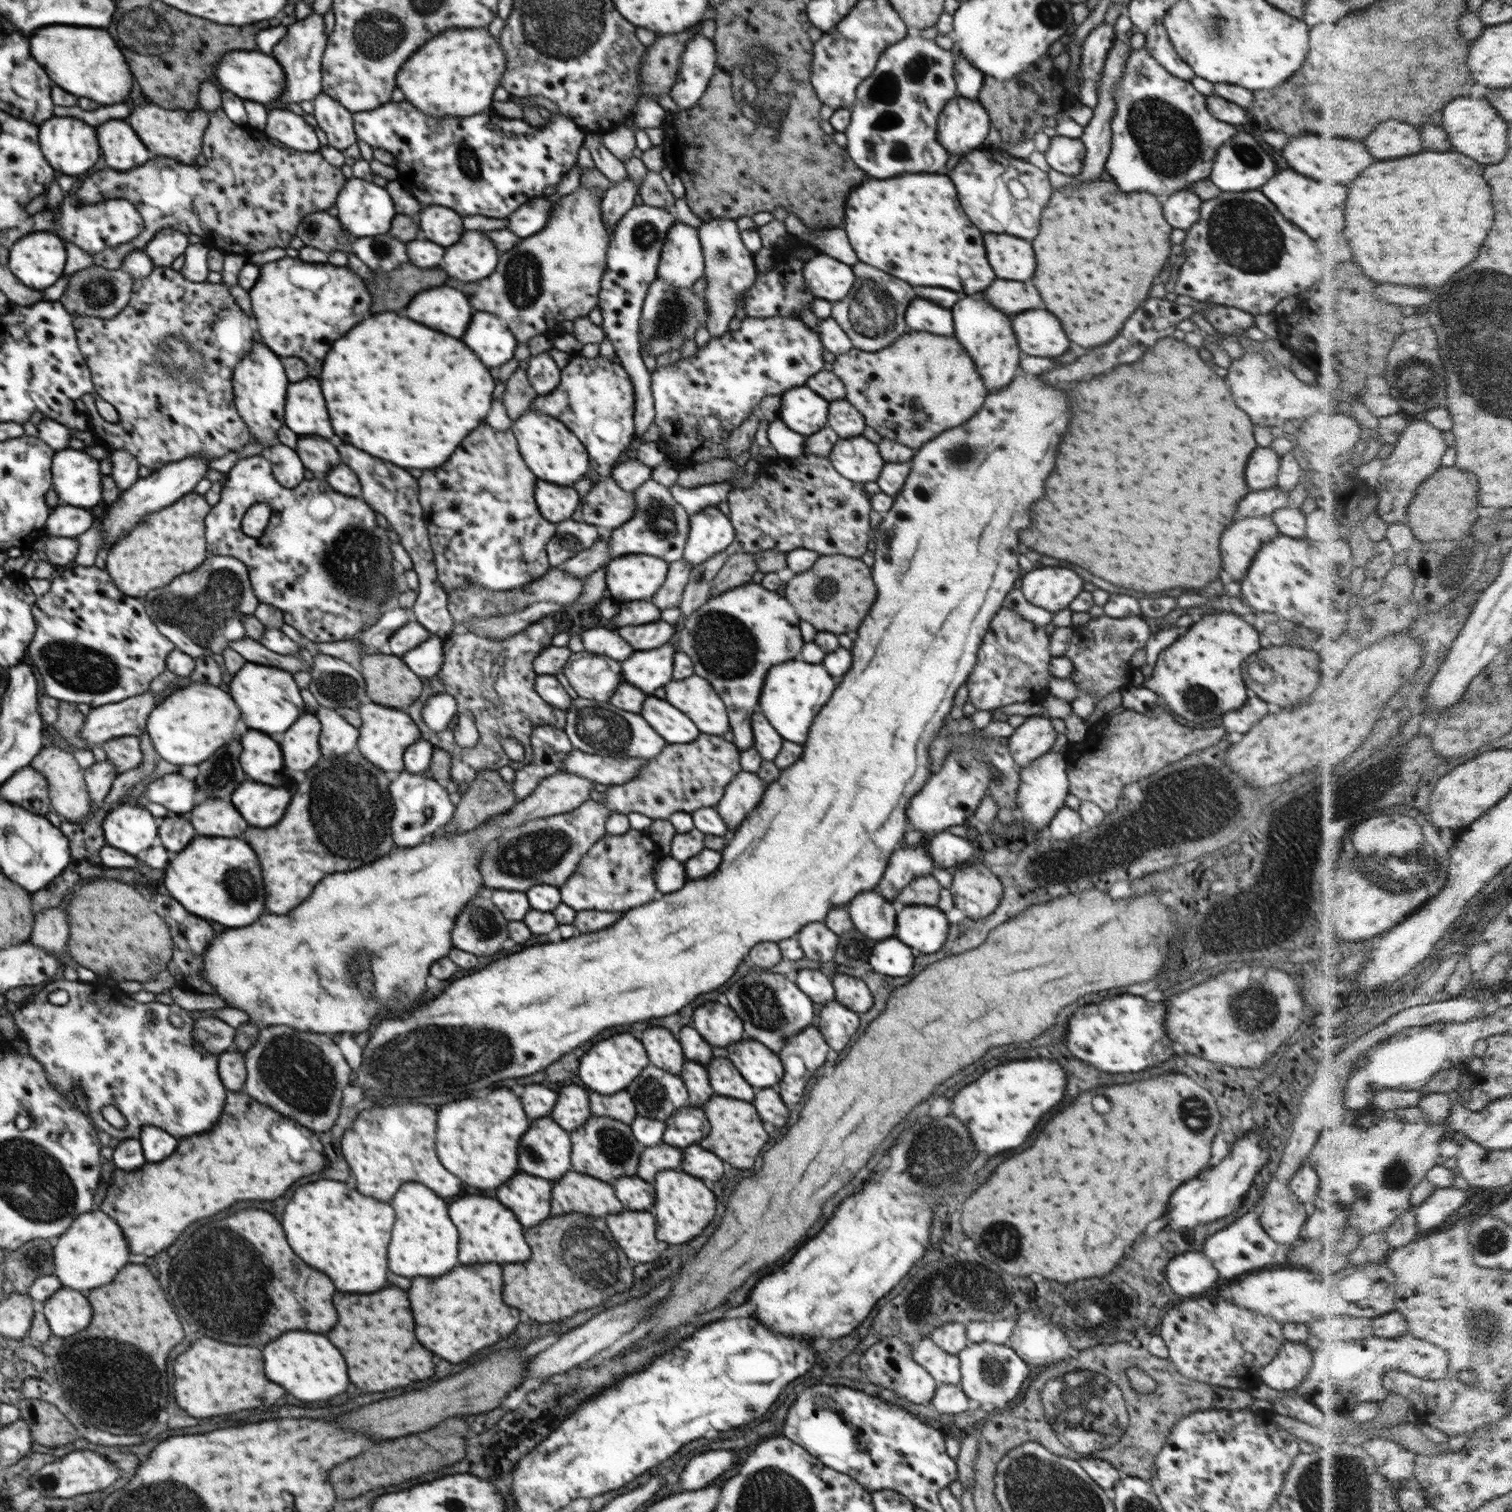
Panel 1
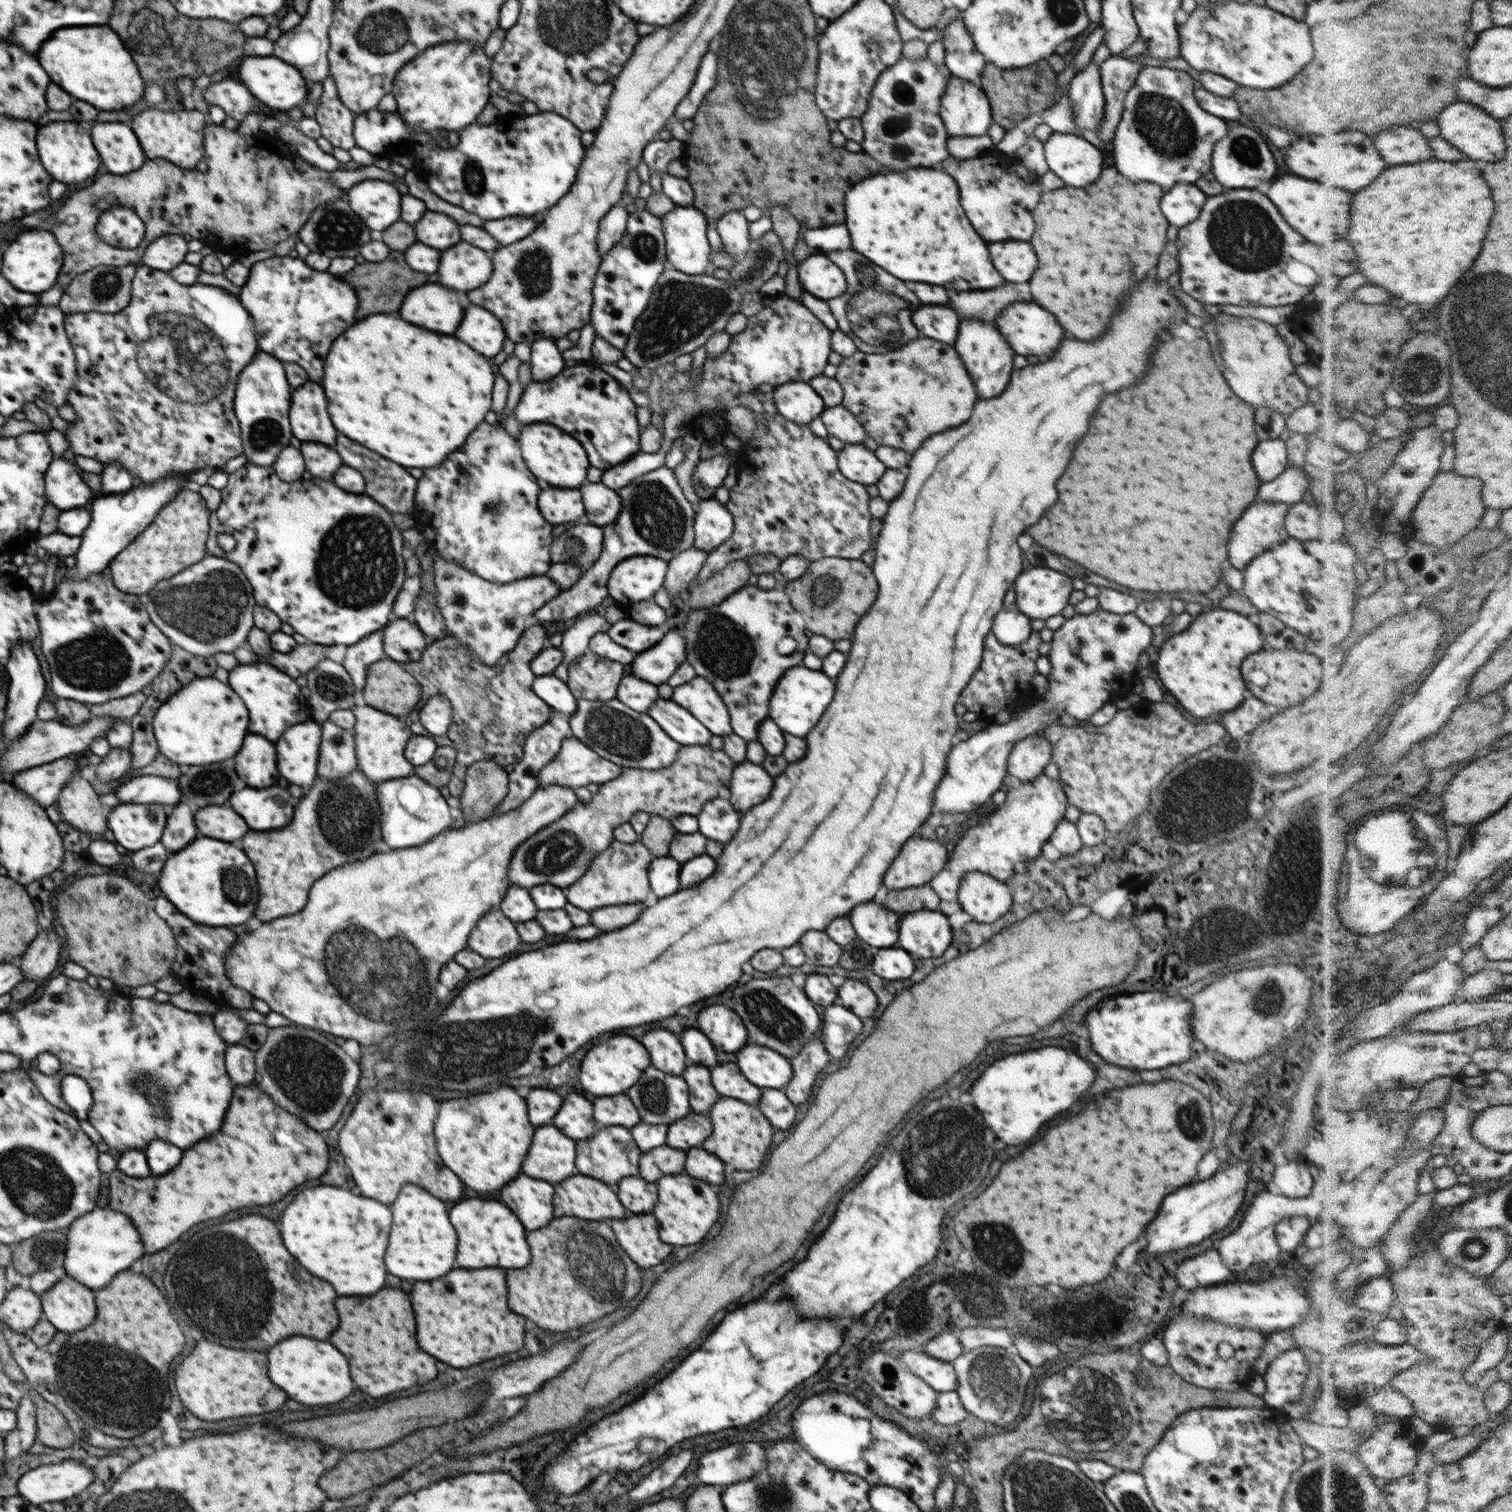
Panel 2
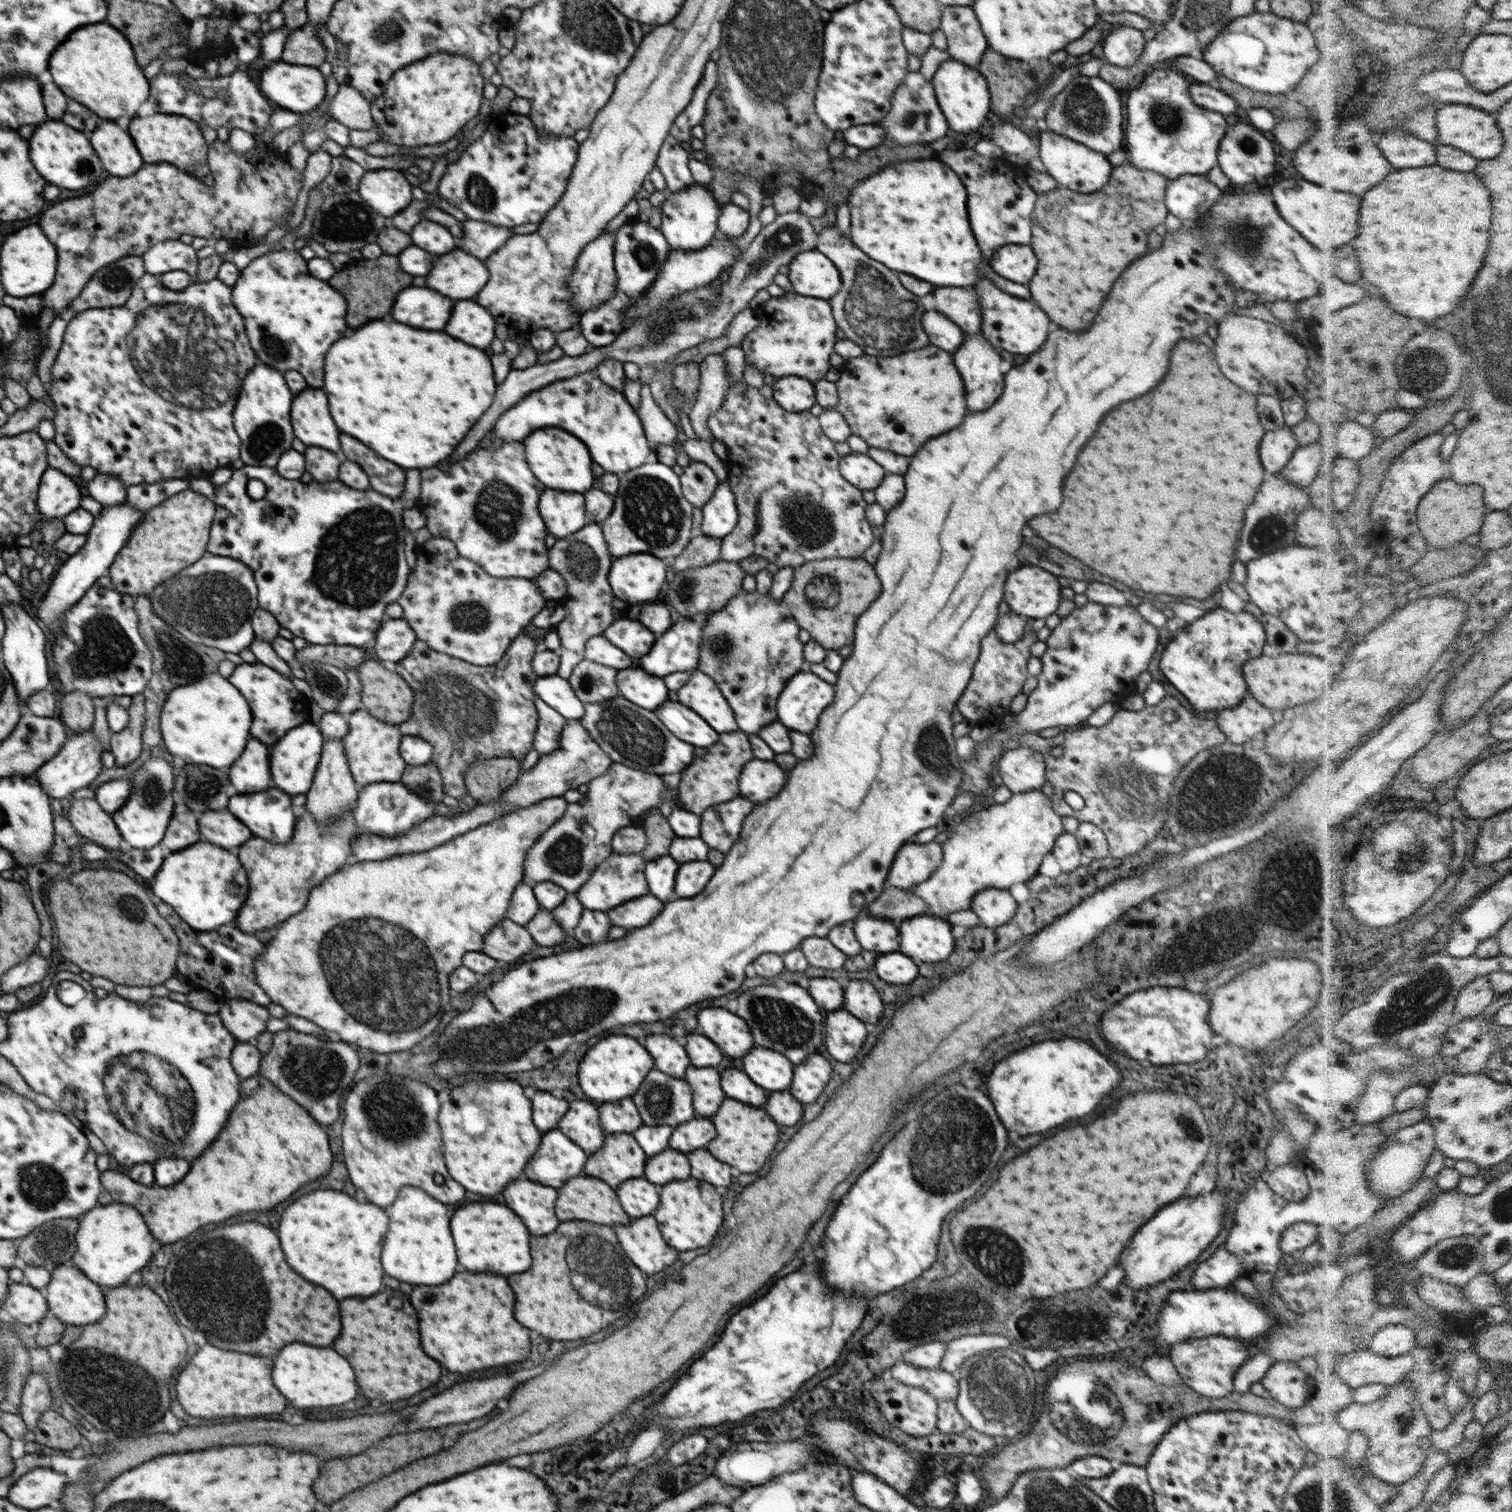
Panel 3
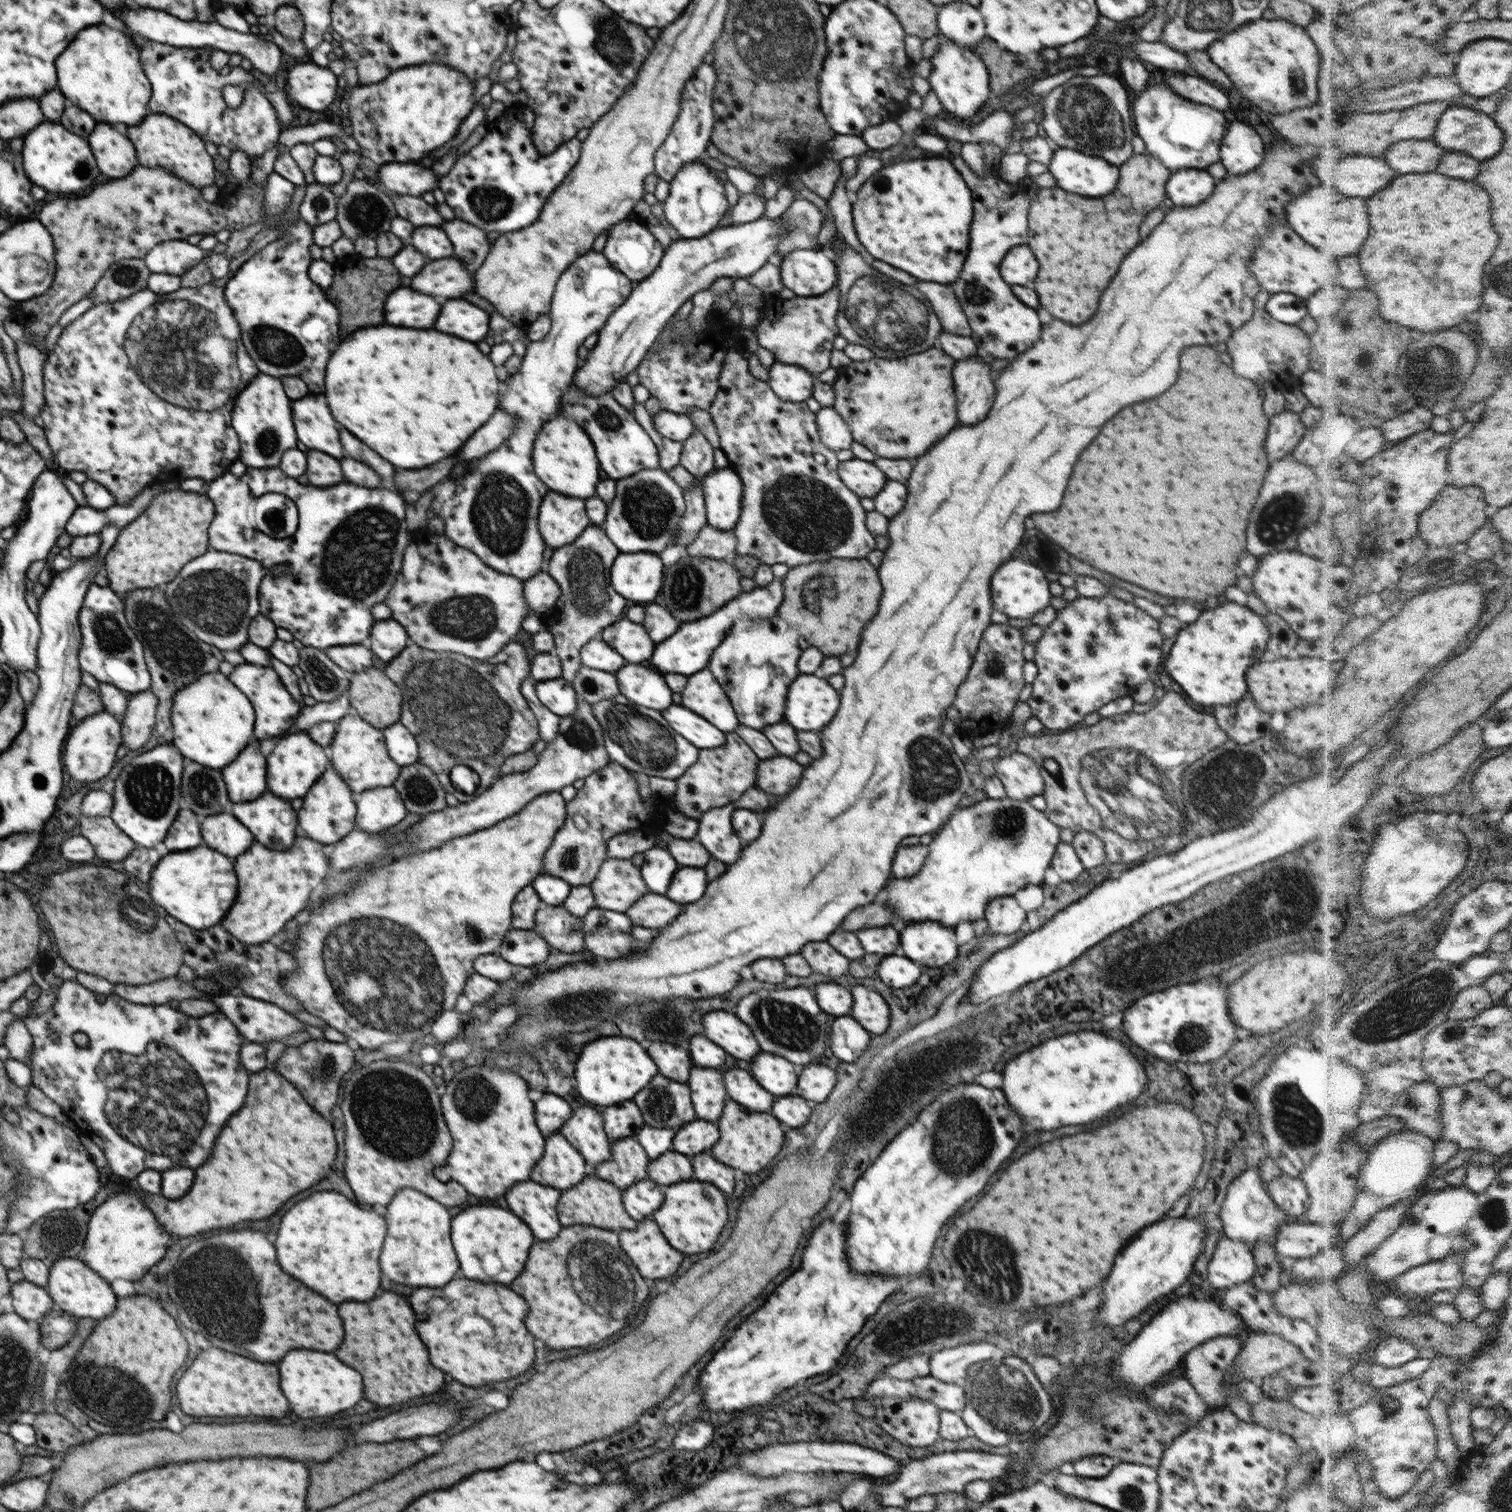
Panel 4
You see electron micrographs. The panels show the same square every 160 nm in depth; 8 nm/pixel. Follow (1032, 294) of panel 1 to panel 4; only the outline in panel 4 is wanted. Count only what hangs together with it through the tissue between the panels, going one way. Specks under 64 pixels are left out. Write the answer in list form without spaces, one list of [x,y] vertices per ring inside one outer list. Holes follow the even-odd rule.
[[[917,280],[916,288],[930,300],[930,306],[940,319],[941,327],[956,336],[971,336],[970,323],[952,288],[936,282]]]

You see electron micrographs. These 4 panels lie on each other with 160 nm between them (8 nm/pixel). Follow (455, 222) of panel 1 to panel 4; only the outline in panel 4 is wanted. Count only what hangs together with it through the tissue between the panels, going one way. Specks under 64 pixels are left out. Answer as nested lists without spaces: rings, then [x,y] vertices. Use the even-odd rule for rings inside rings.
[[[434,226],[416,228],[412,234],[412,244],[418,252],[422,252],[430,260],[454,256],[452,242],[446,238],[446,234],[440,228],[434,228]]]

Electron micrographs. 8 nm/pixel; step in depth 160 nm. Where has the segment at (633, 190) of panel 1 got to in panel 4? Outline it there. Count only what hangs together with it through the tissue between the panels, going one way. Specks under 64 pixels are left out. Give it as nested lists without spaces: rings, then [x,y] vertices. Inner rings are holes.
[[[591,249],[573,260],[555,284],[548,314],[551,318],[550,332],[539,341],[530,341],[527,344],[526,353],[521,358],[520,368],[510,374],[507,381],[505,380],[500,408],[506,410],[506,413],[512,412],[520,418],[516,422],[514,434],[510,434],[496,450],[478,460],[476,474],[482,476],[484,484],[480,484],[480,486],[466,484],[466,478],[474,478],[474,470],[470,470],[470,474],[466,474],[466,476],[454,477],[450,480],[445,478],[442,482],[437,482],[434,488],[430,488],[430,491],[435,494],[430,509],[434,510],[435,514],[444,522],[444,536],[453,540],[458,546],[474,551],[474,554],[477,554],[482,562],[498,572],[509,574],[522,581],[541,572],[546,546],[538,528],[539,506],[548,494],[548,486],[542,480],[538,480],[538,476],[532,470],[532,446],[534,446],[536,434],[546,422],[554,418],[555,413],[558,412],[562,395],[572,385],[575,372],[581,362],[578,349],[588,337],[597,334],[614,310],[622,306],[622,303],[630,296],[634,285],[634,282],[613,266],[603,252]]]

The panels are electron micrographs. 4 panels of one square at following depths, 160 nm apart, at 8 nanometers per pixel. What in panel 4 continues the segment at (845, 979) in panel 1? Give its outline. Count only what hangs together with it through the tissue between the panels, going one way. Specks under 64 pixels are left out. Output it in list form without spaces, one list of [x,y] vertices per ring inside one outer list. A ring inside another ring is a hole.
[[[854,986],[852,996],[854,1008],[850,1016],[856,1018],[868,1032],[884,1034],[890,1024],[890,1008],[884,1002],[884,998],[878,992],[872,992],[864,986]]]

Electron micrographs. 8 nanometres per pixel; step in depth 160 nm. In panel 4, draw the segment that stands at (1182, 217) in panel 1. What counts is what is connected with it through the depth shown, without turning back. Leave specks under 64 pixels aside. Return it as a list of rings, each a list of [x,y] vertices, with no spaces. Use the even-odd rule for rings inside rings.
[[[1205,169],[1175,170],[1167,180],[1166,194],[1176,206],[1194,206],[1214,192],[1217,182]]]

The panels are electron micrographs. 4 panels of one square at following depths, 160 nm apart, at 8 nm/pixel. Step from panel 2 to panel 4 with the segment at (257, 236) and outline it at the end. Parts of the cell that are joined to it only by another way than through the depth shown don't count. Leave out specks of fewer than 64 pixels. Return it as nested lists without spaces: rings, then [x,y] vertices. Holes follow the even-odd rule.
[[[219,154],[213,158],[215,168],[228,172],[228,200],[224,200],[224,206],[205,201],[201,190],[178,178],[176,174],[168,172],[165,168],[142,168],[138,166],[124,178],[112,180],[108,184],[96,184],[92,192],[84,198],[76,200],[54,200],[42,208],[42,214],[38,214],[38,220],[46,227],[50,234],[54,234],[53,242],[58,242],[58,282],[53,282],[48,292],[35,296],[28,301],[17,301],[13,304],[10,314],[24,328],[25,342],[32,343],[33,338],[44,343],[46,334],[58,319],[70,306],[76,304],[82,298],[88,297],[96,283],[104,276],[104,273],[122,259],[143,259],[157,244],[166,241],[186,241],[190,234],[204,233],[214,235],[220,230],[240,230],[241,228],[258,223],[264,219],[265,210],[263,204],[266,198],[265,187],[253,187],[249,178],[245,184],[239,184],[229,172],[229,161]]]

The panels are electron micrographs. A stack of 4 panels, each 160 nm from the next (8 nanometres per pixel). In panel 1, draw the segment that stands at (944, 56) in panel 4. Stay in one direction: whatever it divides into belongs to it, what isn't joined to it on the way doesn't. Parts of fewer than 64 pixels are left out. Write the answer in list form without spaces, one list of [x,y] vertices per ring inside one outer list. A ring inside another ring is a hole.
[[[958,94],[941,110],[937,139],[950,155],[962,156],[983,146],[990,124],[989,114],[980,101]]]

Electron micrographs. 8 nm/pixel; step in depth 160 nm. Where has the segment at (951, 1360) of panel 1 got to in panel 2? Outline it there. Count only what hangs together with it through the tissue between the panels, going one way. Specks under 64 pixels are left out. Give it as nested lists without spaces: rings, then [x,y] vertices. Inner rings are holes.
[[[921,1350],[902,1354],[901,1362],[906,1371],[924,1380],[936,1393],[957,1391],[957,1377],[954,1366],[934,1358]]]

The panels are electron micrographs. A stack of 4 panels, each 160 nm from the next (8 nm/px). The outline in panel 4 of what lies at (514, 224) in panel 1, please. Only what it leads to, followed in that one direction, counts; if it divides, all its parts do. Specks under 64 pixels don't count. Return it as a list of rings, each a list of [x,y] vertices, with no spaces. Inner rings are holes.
[[[460,219],[444,222],[442,230],[454,244],[454,256],[466,264],[466,270],[470,274],[474,274],[478,270],[478,266],[482,266],[482,262],[490,250],[488,236],[482,230],[478,230],[476,226],[470,226]]]

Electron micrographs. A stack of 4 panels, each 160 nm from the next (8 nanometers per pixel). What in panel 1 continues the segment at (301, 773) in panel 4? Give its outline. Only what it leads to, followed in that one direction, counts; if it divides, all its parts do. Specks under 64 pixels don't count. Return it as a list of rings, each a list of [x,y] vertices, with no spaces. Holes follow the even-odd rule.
[[[312,712],[304,713],[282,734],[282,754],[284,766],[290,770],[306,772],[320,760],[320,746],[318,740],[321,733],[321,722]]]

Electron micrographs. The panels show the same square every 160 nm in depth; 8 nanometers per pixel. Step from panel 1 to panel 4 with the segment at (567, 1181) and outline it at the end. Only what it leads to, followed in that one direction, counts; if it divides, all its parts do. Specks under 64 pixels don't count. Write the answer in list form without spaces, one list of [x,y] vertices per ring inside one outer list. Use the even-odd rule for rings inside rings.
[[[596,1176],[582,1180],[578,1186],[562,1192],[562,1198],[558,1202],[558,1214],[562,1226],[572,1224],[584,1224],[584,1226],[596,1226],[604,1230],[634,1230],[636,1222],[626,1214],[622,1206],[622,1190],[616,1188],[610,1182],[604,1182]]]

